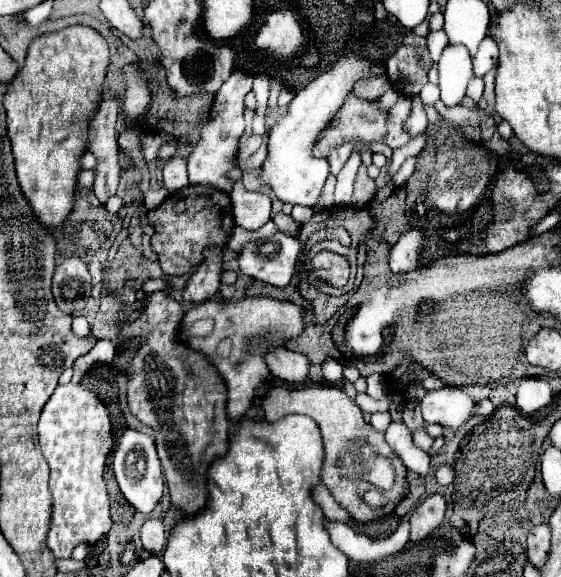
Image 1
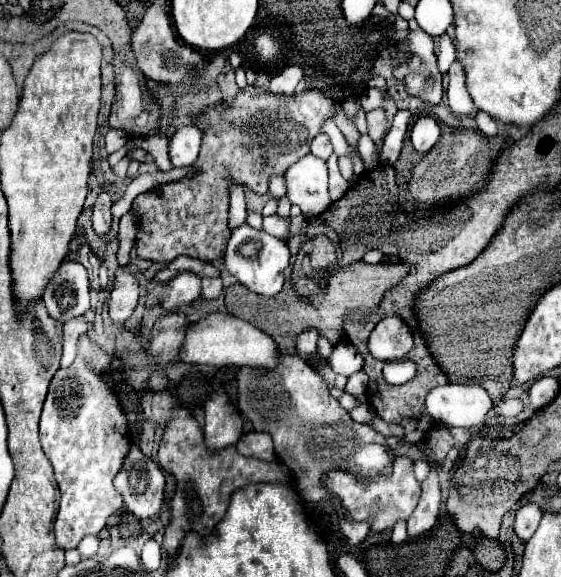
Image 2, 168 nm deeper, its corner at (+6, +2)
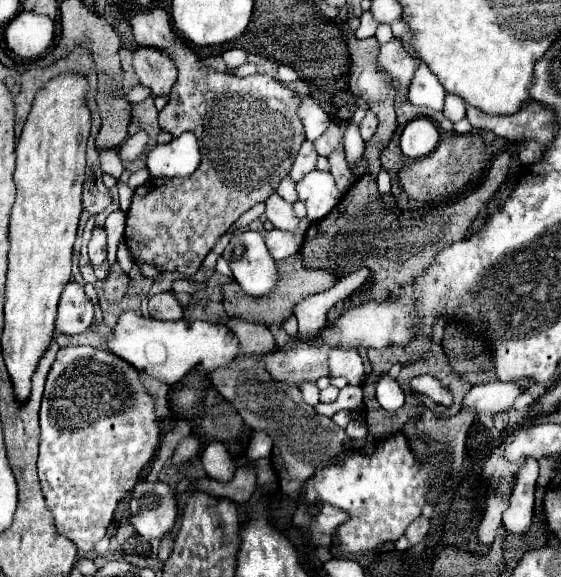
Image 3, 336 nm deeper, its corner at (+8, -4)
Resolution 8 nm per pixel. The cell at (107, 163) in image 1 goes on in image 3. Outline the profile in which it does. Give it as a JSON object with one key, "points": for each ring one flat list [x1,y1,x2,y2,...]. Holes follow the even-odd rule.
{"points":[[96,228,92,230,92,238,88,244,88,254,90,254,90,264,98,268,106,260,106,230]]}

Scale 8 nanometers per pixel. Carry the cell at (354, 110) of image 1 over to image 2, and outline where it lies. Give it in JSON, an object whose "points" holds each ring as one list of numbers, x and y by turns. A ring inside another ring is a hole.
{"points":[[248,86,230,102,224,110,208,108,202,116,196,118,196,124,204,130,202,150,198,162,194,164,200,174,192,178,182,178,178,182,168,182,158,186,158,190,150,190,140,194,134,200,134,210,138,212,140,232,136,236,138,256,144,260,152,260,158,264,170,264,178,256,190,256,206,262,220,260,226,252,230,228,228,228,228,178,238,184,252,188,258,194,268,192,268,178,272,174,282,176,296,160,310,152,310,142,322,132,326,120,334,118,338,112,338,104,332,98,326,98,320,90,306,90,302,94,272,94,264,92,256,86]]}

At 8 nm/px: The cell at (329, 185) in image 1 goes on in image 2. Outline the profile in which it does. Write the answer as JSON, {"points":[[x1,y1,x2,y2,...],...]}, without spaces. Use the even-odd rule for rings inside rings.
{"points":[[332,154,327,160,329,173,329,194,333,201,339,200,348,190,348,181,343,178,338,166,338,158]]}

